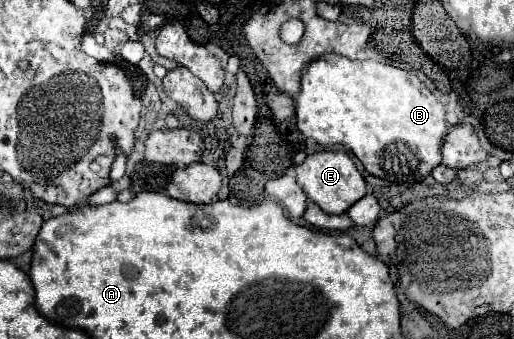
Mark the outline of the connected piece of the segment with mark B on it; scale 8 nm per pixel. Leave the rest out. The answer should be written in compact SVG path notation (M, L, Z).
M333 53L333 58L317 58L301 74L301 90L293 98L297 112L297 128L305 138L327 144L349 146L351 152L363 162L365 170L377 178L389 182L413 182L421 180L441 162L439 146L449 130L443 104L431 94L431 90L411 72L381 64L377 60L349 60Z

